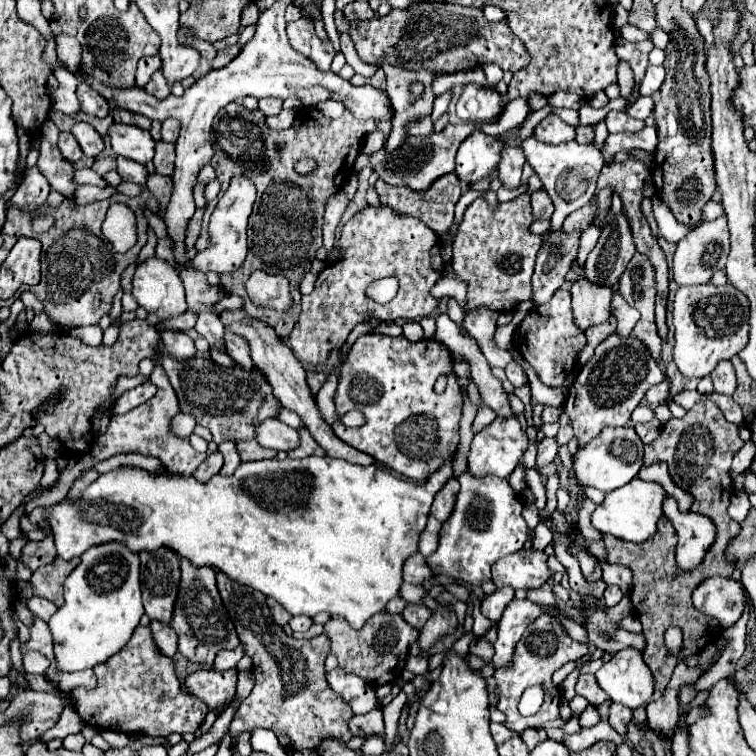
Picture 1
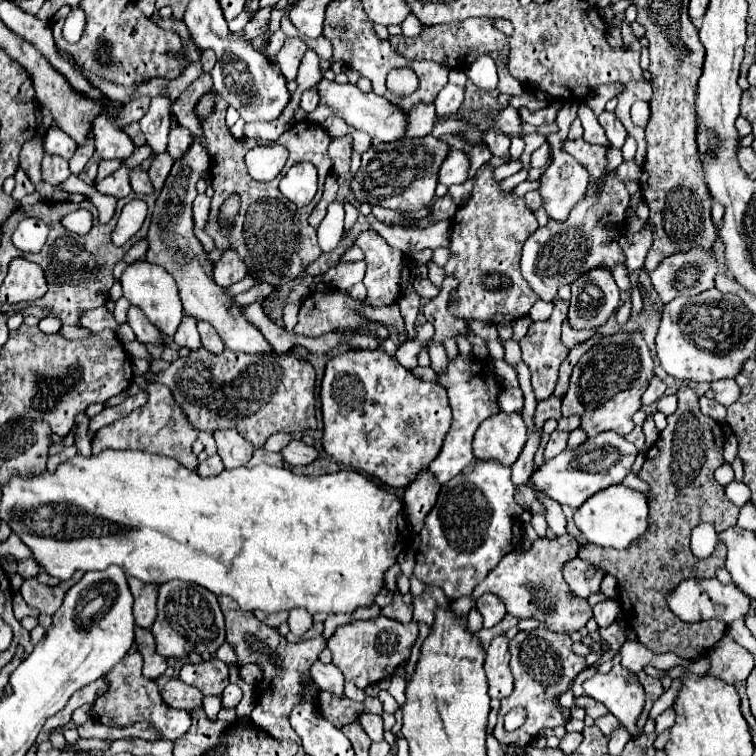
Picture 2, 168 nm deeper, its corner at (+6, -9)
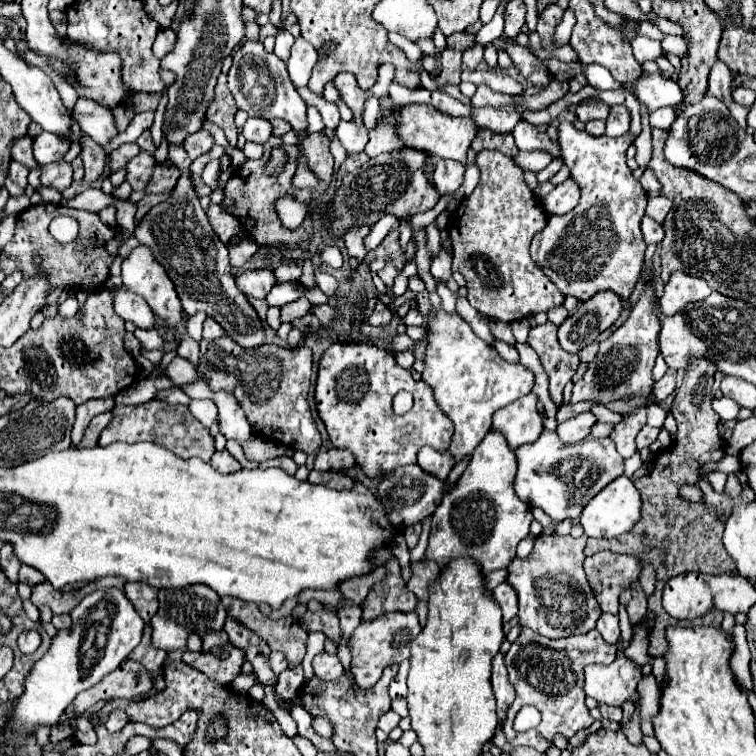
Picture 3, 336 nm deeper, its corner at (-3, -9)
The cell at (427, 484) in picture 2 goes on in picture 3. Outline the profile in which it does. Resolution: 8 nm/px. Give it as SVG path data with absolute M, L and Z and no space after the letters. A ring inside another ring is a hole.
M422 448L422 450L418 452L418 466L420 466L426 474L442 480L442 478L446 478L446 476L450 474L450 470L452 470L454 464L450 462L448 452L438 452L438 450L434 450L434 448Z

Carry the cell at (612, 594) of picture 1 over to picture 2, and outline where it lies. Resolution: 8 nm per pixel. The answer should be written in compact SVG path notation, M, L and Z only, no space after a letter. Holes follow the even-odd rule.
M605 600L593 608L593 618L599 628L607 628L615 622L615 616L619 614L619 604L615 600Z

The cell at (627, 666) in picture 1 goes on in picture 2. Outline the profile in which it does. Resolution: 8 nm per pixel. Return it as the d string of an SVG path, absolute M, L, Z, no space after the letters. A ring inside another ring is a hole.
M613 666L607 674L597 672L593 678L585 680L583 690L589 698L601 702L631 736L639 736L635 722L643 710L645 692L633 672Z

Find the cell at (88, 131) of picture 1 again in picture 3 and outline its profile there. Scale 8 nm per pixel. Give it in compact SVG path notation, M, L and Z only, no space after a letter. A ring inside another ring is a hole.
M42 132L34 138L34 158L42 166L62 160L68 150L70 150L68 138L58 138L56 134L50 132Z

